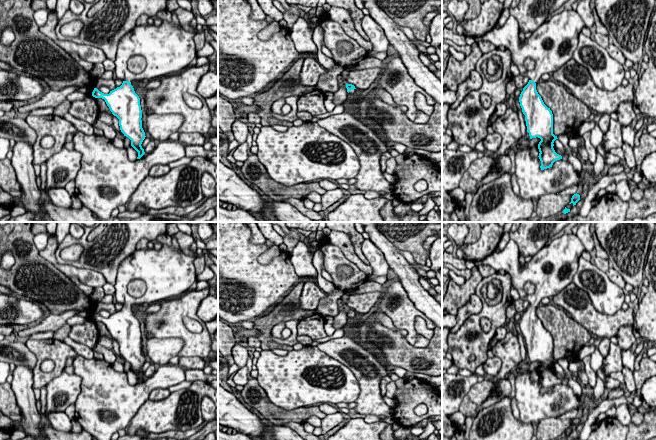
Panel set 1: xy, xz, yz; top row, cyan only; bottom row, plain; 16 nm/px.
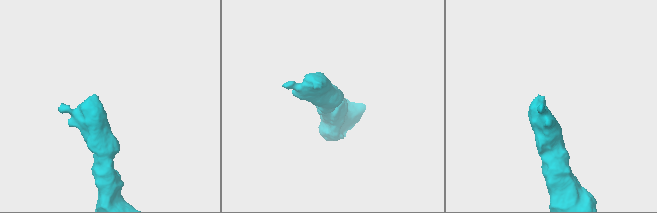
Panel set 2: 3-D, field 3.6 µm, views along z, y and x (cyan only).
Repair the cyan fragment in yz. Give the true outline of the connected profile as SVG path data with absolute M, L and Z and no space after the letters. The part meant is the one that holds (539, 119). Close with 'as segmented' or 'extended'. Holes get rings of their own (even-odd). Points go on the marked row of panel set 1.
M564 10L563 12L554 15L548 22L539 26L529 38L525 38L522 46L520 45L521 40L519 38L520 30L518 21L512 15L508 17L502 27L495 27L481 36L474 37L475 42L488 41L496 48L504 46L509 49L511 52L511 62L517 65L520 75L530 79L520 94L519 102L522 112L525 115L527 132L529 133L530 139L536 137L541 139L538 144L540 152L538 157L541 161L541 170L552 167L555 161L562 159L562 156L557 154L553 148L554 141L558 139L557 136L553 134L553 114L538 94L536 83L539 82L539 79L543 74L552 75L566 62L572 59L573 53L578 46L579 34L584 27L585 23L577 11ZM527 58L535 61L535 68L533 70L528 70L525 67L524 62Z | extended

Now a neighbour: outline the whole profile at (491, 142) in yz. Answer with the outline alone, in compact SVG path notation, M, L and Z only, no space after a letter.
M498 133L488 134L483 140L483 144L487 153L494 153L499 148L502 137Z

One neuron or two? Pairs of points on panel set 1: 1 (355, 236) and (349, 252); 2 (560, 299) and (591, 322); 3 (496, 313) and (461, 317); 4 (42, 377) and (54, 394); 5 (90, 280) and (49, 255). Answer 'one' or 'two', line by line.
1: two
2: one
3: two
4: two
5: one

